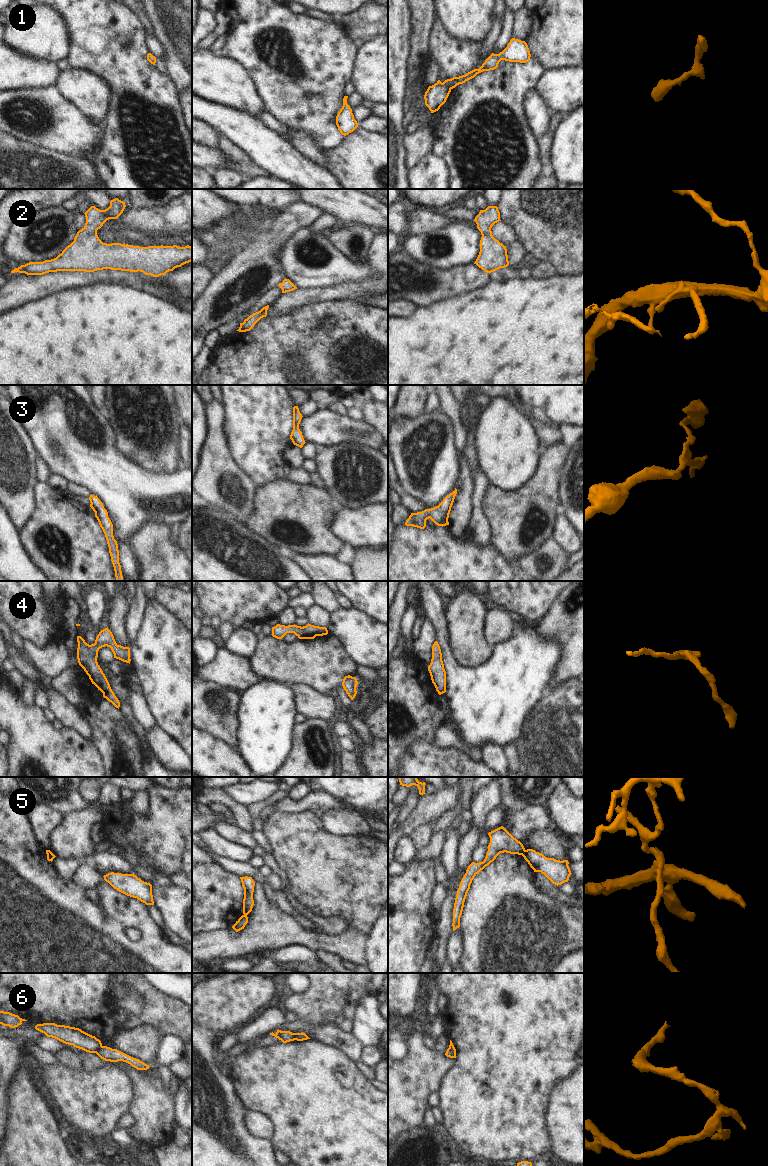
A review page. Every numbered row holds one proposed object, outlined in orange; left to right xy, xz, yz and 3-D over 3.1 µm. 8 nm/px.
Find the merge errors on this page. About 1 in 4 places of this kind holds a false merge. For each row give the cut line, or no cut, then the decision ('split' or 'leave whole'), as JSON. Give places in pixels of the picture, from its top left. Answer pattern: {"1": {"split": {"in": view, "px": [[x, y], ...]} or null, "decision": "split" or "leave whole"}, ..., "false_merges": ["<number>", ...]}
{"1": {"split": null, "decision": "leave whole"}, "2": {"split": null, "decision": "leave whole"}, "3": {"split": null, "decision": "leave whole"}, "4": {"split": null, "decision": "leave whole"}, "5": {"split": {"in": "yz", "px": [[526, 850], [524, 857]]}, "decision": "split"}, "6": {"split": {"in": "xy", "px": [[101, 1045], [95, 1052]]}, "decision": "split"}, "false_merges": ["5", "6"]}

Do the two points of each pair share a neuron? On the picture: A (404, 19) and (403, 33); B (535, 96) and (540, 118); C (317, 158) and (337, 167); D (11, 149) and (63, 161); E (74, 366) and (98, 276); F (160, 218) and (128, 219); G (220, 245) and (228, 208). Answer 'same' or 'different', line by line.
A: same
B: same
C: different
D: same
E: different
F: same
G: different

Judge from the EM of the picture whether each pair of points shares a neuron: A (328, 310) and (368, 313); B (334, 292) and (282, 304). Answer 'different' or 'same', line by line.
A: same
B: same

